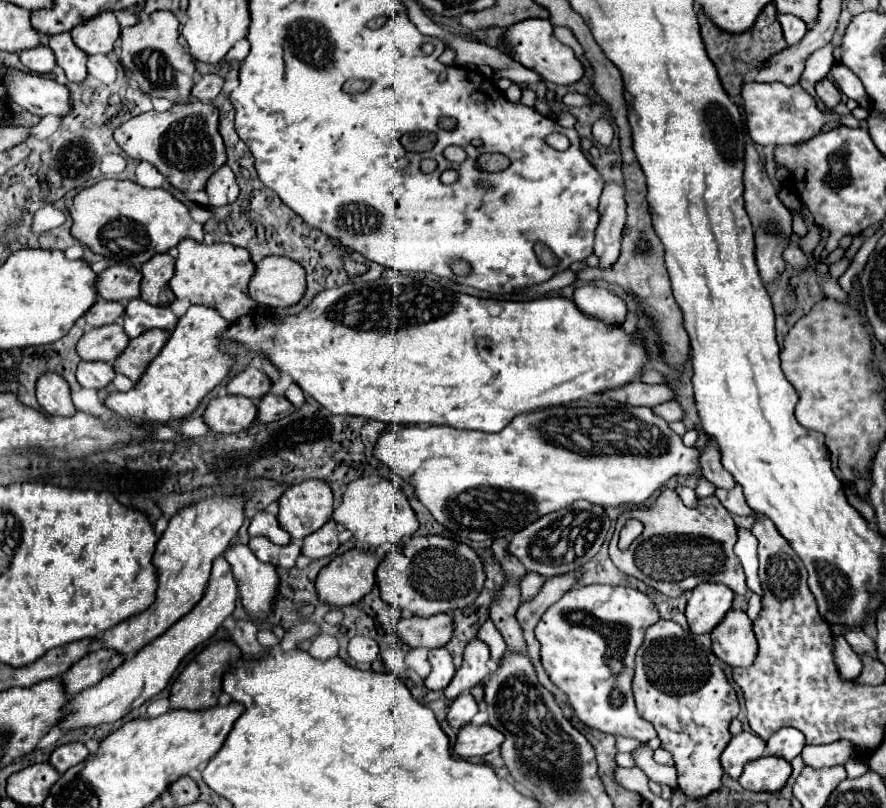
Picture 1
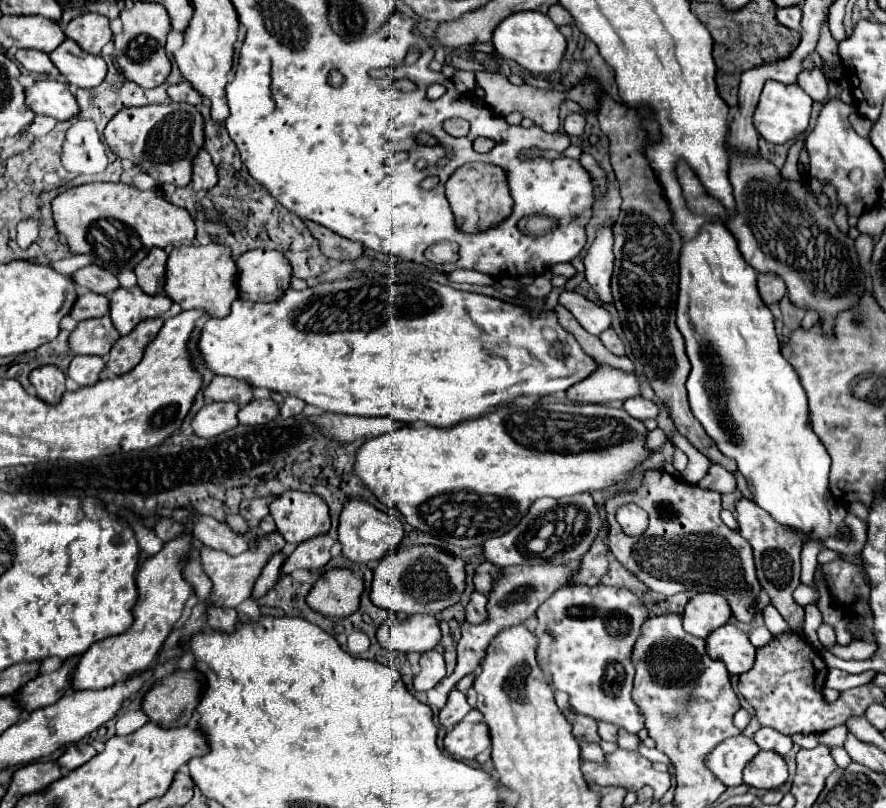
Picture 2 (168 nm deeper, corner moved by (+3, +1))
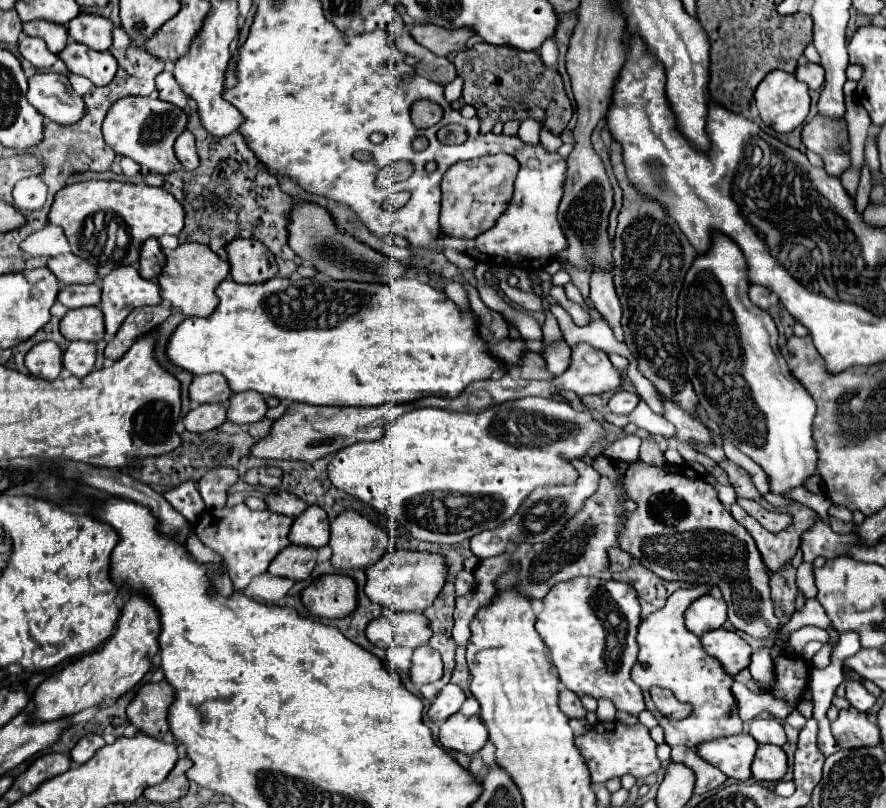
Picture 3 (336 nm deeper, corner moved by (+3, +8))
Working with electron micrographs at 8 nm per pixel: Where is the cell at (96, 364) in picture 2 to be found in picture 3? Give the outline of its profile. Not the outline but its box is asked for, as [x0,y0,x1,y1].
[64,342,96,378]

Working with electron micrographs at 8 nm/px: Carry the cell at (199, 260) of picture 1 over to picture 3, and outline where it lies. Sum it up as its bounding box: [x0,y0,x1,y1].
[158,242,230,318]

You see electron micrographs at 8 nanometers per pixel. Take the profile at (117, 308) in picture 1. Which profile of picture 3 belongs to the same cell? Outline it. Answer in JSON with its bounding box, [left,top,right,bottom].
[58,284,100,308]

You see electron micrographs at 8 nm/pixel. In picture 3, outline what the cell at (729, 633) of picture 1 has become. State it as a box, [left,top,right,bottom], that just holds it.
[700,628,752,676]

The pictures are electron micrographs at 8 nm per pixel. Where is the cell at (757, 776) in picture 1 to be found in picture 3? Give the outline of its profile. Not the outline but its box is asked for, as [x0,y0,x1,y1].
[752,746,786,780]

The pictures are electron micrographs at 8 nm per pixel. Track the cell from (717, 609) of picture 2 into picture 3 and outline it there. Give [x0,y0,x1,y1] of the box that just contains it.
[686,594,726,636]

